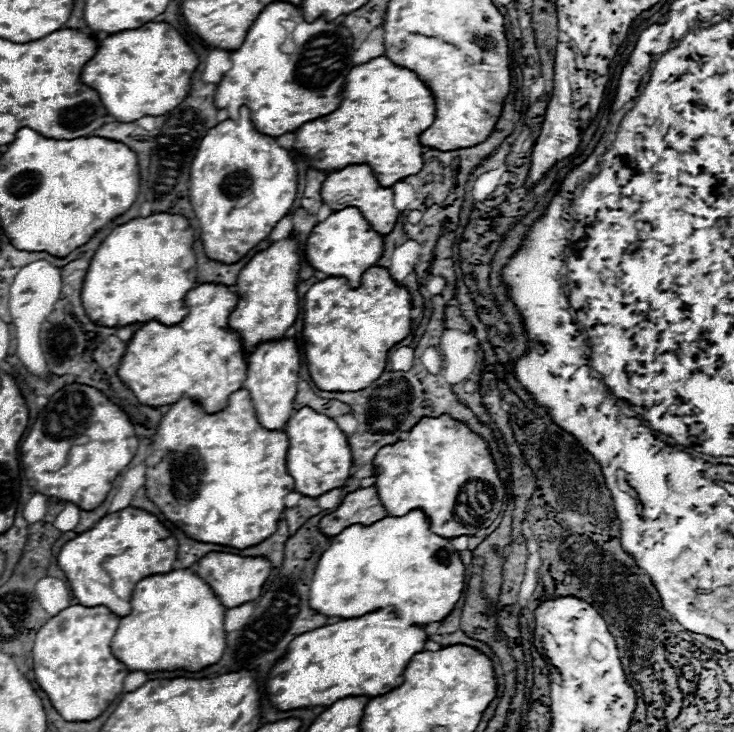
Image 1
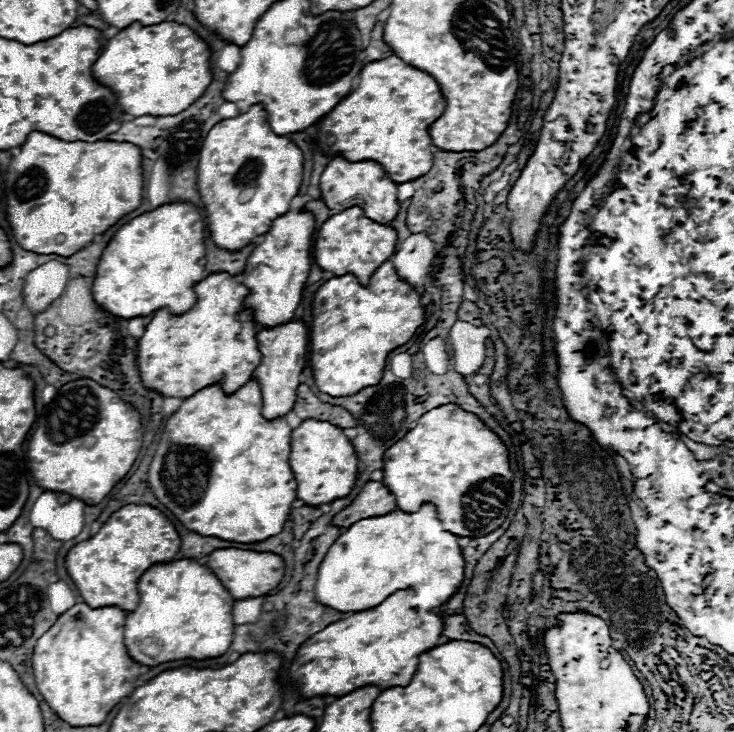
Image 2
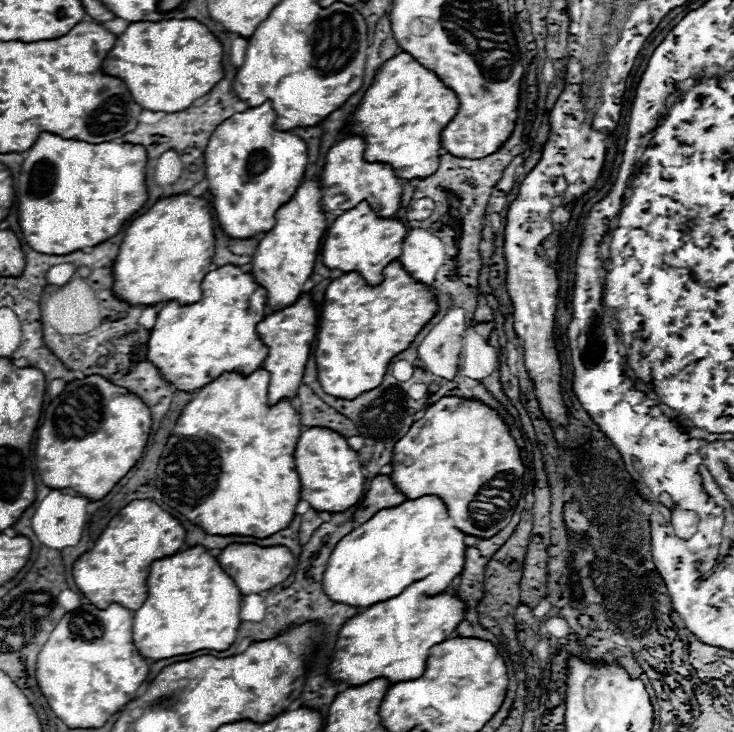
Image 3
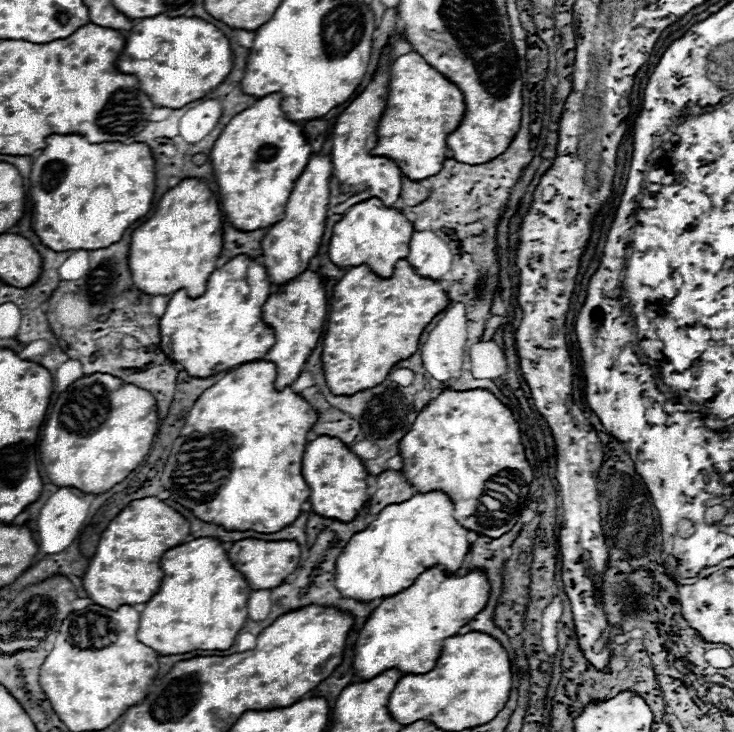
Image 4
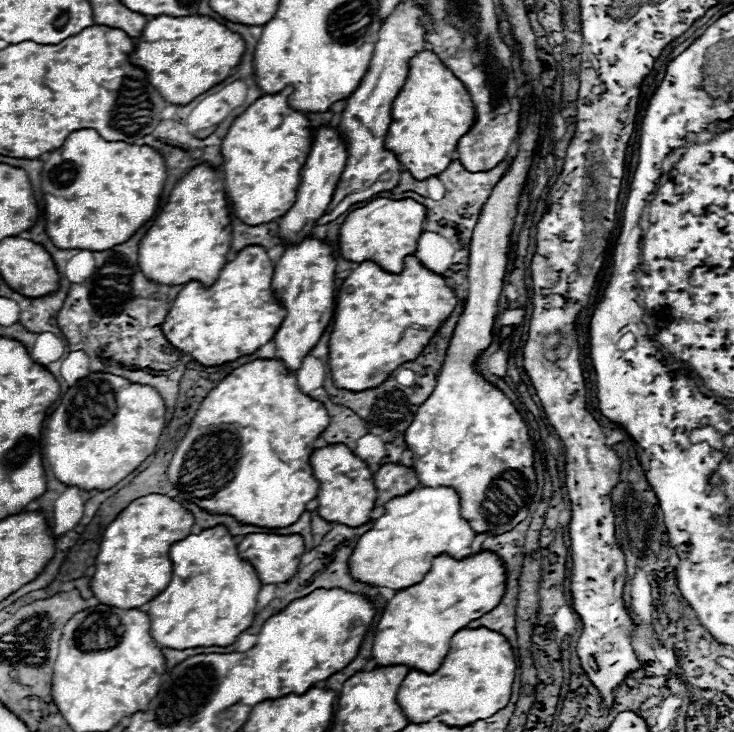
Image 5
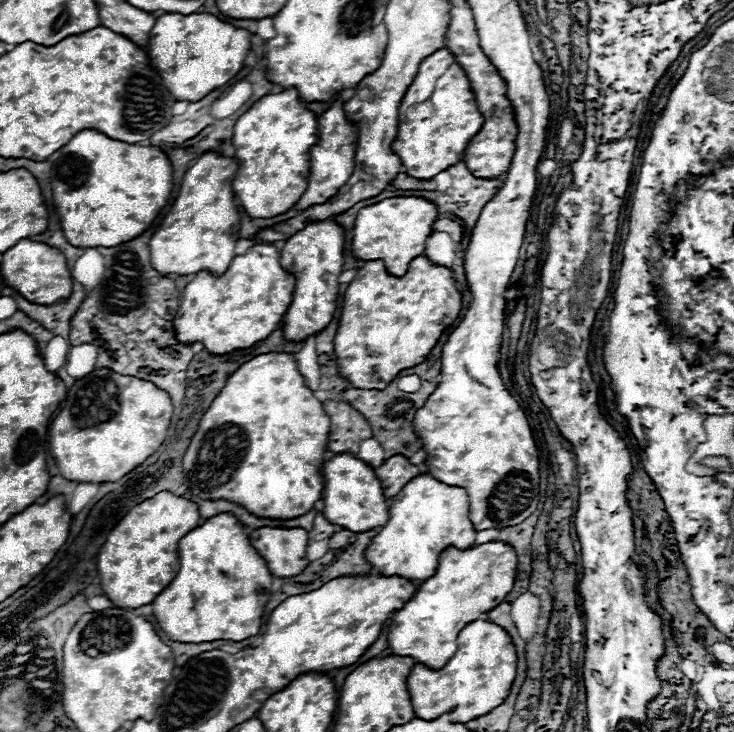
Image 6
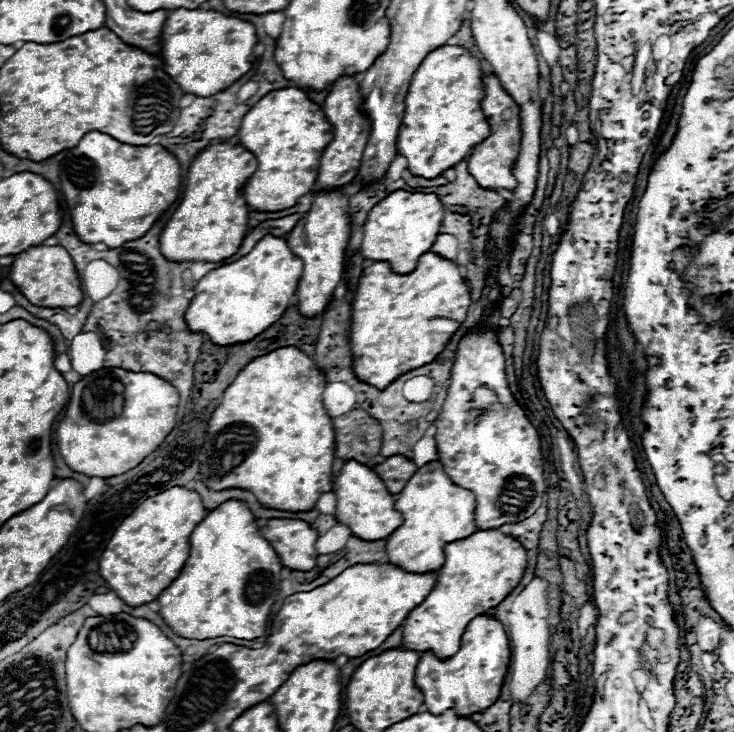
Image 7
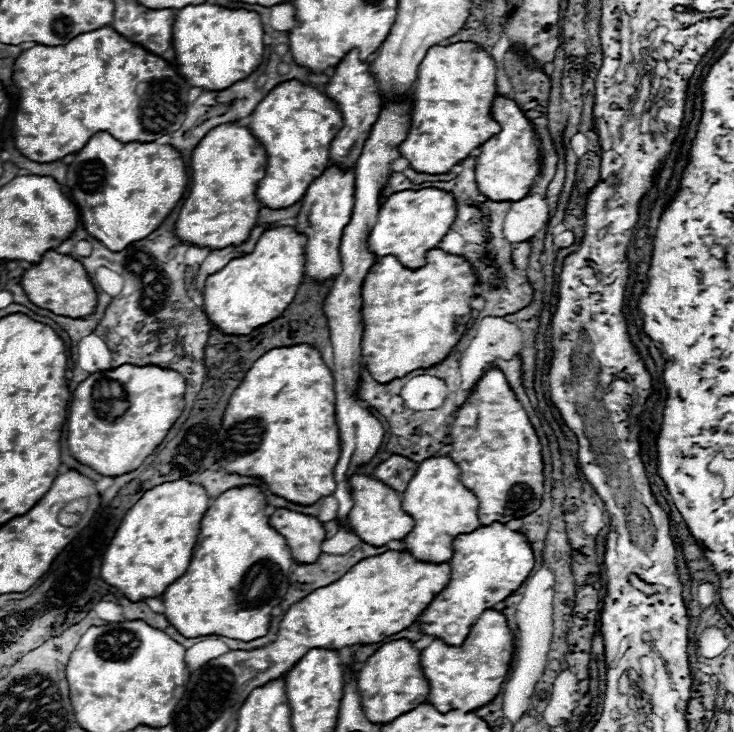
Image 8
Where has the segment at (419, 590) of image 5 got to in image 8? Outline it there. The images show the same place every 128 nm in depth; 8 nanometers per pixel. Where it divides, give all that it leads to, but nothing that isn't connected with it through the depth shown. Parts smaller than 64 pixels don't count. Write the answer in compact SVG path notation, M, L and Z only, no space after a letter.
M506 524L480 526L474 532L460 534L454 540L454 556L450 560L452 578L448 586L432 600L418 618L422 630L442 638L446 644L460 646L484 610L512 596L534 568L534 552L520 532L512 532Z

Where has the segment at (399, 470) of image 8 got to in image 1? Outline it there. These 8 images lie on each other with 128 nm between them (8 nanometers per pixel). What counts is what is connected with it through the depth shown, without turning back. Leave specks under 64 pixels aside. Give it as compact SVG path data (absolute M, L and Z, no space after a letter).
M360 488L356 492L350 492L332 514L320 520L320 530L326 536L336 536L352 524L372 524L386 516L388 510L382 506L376 488Z

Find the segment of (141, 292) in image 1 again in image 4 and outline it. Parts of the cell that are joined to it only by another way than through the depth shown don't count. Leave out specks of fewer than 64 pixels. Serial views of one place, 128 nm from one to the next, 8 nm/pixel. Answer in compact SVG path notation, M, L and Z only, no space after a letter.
M184 178L162 196L154 216L132 234L128 264L134 284L150 296L174 294L182 288L192 298L202 296L224 246L222 222L216 194L202 180Z

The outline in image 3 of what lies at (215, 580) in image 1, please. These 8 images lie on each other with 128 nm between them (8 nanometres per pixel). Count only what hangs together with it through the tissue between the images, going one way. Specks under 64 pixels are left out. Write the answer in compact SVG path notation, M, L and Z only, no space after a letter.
M230 544L222 550L222 554L218 556L220 566L234 578L236 586L240 588L240 592L246 594L260 594L264 590L270 590L278 584L282 584L294 570L296 566L296 558L294 554L286 548L286 546L256 546L256 544Z

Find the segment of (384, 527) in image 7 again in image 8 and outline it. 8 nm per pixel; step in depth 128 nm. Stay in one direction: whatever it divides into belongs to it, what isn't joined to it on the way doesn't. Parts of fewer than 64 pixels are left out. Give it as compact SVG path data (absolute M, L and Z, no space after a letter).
M354 474L350 478L350 486L352 486L352 498L354 498L354 506L350 510L350 526L352 530L366 542L372 546L384 546L392 540L402 542L404 536L408 536L408 532L412 532L414 528L414 520L412 516L408 516L402 510L402 500L398 492L392 492L392 488L388 488L386 484L380 484L380 480L376 478L368 478L362 474Z

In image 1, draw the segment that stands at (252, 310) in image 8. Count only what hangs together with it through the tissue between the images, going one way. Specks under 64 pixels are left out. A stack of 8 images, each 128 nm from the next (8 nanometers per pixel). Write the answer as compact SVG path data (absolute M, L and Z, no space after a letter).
M200 284L192 288L186 294L186 306L190 308L190 312L182 322L174 326L164 326L156 320L150 320L134 332L132 340L128 342L126 354L122 356L118 376L132 388L136 398L148 406L164 406L174 404L180 398L194 398L200 400L204 410L210 414L224 410L228 398L242 388L248 370L248 356L244 354L242 338L236 330L228 328L228 318L236 304L238 294L232 288L224 288L224 284Z

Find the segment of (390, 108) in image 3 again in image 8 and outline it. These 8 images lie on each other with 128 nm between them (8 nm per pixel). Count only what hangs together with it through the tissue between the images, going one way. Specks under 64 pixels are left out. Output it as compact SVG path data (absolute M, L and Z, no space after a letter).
M456 42L450 46L430 48L418 68L418 76L412 92L414 92L412 126L398 150L416 172L446 174L452 170L452 166L468 158L474 148L480 148L486 140L490 140L494 134L500 132L500 124L492 118L492 104L494 104L494 98L498 96L496 62L490 58L486 50L482 50L474 42Z

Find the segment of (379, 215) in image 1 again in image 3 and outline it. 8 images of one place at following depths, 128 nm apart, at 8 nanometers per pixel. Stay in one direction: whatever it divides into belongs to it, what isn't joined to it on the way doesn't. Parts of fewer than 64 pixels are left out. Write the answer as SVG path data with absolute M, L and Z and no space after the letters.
M342 130L340 140L328 150L326 164L320 176L322 186L322 204L328 212L332 210L350 210L362 200L366 200L380 216L394 216L402 200L402 180L394 174L394 168L384 162L366 162L364 160L364 138Z

